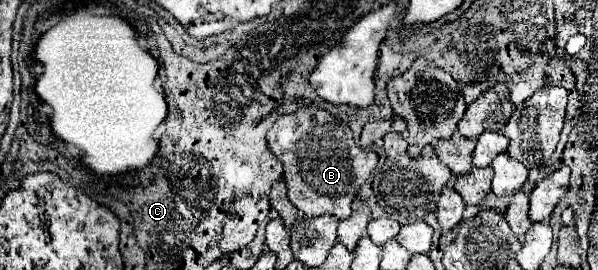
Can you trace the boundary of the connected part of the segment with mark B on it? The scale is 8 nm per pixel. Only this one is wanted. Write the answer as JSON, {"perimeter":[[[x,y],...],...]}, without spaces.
{"perimeter":[[[301,106],[293,114],[279,116],[267,132],[267,146],[283,164],[287,196],[307,216],[333,214],[339,220],[351,216],[351,202],[377,166],[377,154],[359,148],[351,128],[315,106]]]}

